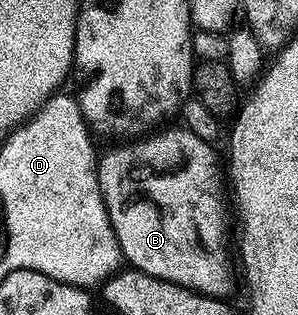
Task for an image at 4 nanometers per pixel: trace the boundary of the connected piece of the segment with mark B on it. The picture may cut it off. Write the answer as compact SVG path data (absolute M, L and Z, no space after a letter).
M168 129L165 133L160 133L161 131L153 132L151 135L144 135L148 137L141 136L139 139L141 141L136 141L133 145L120 145L117 149L112 149L108 154L101 156L98 161L98 172L100 175L100 194L104 196L104 206L106 207L106 211L108 212L108 218L110 219L110 223L114 227L114 235L118 239L118 243L120 244L120 249L124 253L124 261L127 262L135 272L145 273L146 275L150 275L151 277L157 277L158 279L162 279L163 281L169 281L170 283L174 283L175 285L181 285L182 287L186 287L187 289L192 289L196 293L203 293L206 297L215 297L217 299L227 298L227 293L232 289L232 257L228 254L228 241L224 238L224 228L228 225L228 209L224 206L224 189L226 193L226 177L220 174L220 165L222 169L222 157L215 153L214 150L211 149L210 146L207 145L206 142L203 141L202 138L199 137L196 133L191 133L188 129Z

